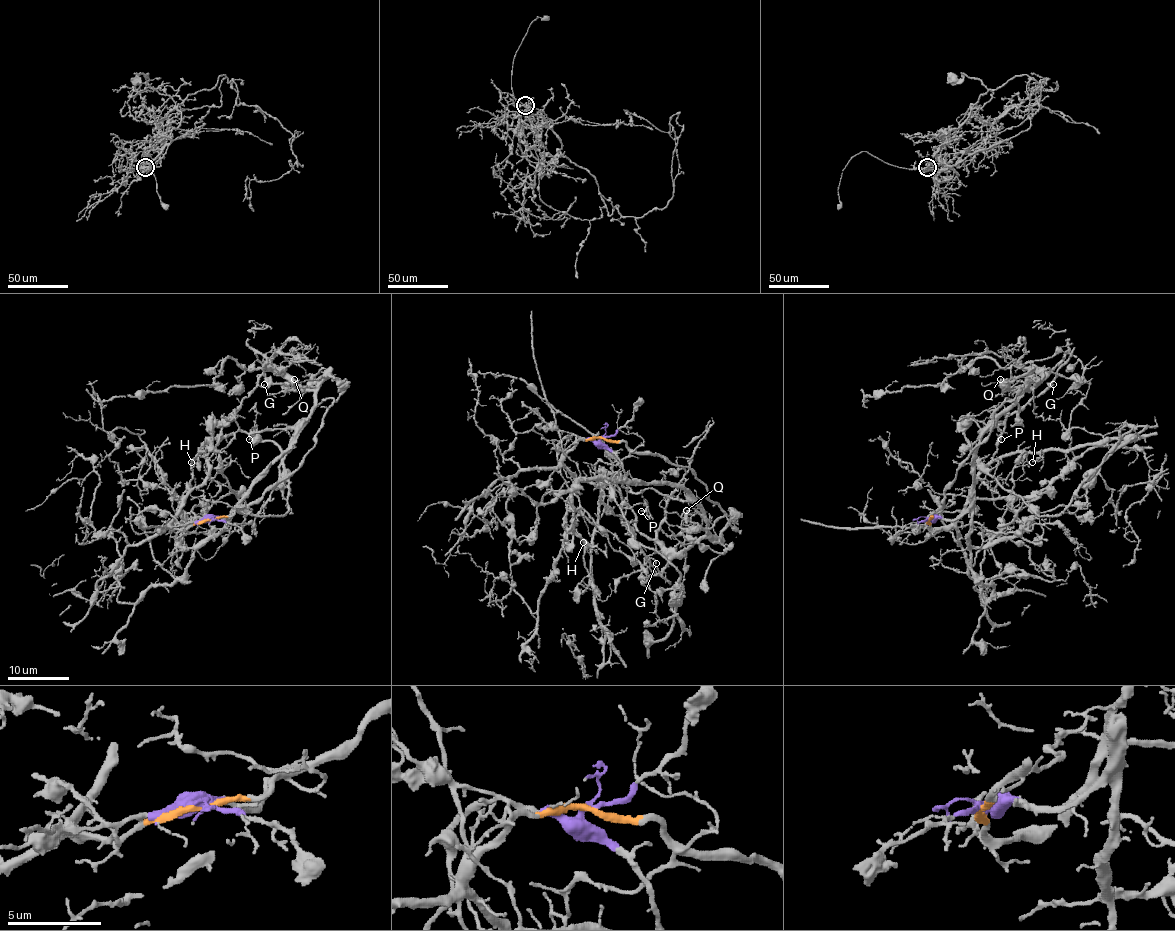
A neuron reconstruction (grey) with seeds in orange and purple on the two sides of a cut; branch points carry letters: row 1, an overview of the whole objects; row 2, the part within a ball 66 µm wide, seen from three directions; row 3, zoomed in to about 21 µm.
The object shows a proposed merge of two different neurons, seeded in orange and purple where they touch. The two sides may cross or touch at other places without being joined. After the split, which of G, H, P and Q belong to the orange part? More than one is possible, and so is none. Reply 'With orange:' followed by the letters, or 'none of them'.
With orange: G, H

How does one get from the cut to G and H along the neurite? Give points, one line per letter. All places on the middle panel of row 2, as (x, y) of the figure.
G: (602, 437), (622, 440), (630, 453), (616, 465), (599, 462), (590, 480), (655, 564)
H: (602, 437), (622, 440), (630, 453), (616, 465), (599, 462), (591, 474), (599, 514), (590, 553), (582, 542)

